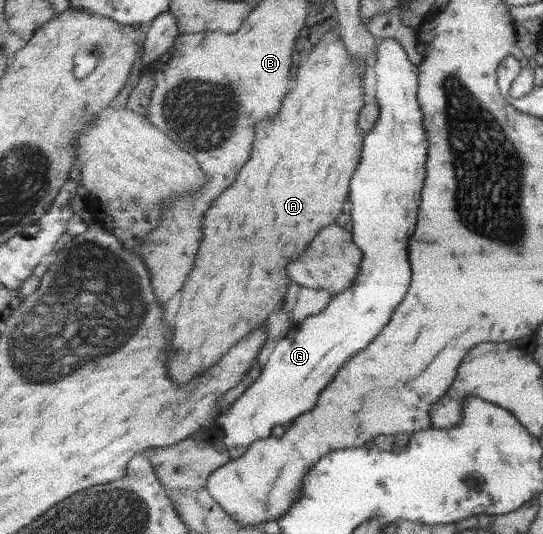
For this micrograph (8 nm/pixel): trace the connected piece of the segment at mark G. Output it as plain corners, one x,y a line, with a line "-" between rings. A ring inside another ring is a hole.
393,38
382,39
374,51
376,73
376,99
380,105
380,116
373,129
364,139
362,160
351,180
349,203
353,207
352,232
354,242
363,250
363,262
355,284
347,292
336,295
327,307
317,315
302,322
293,323
287,337
279,341
269,363
263,367
254,381
228,412
221,413
215,421
215,429
223,433
223,442
232,459
241,457
254,441
271,437
273,427
283,427
310,412
317,404
321,393
330,385
338,371
386,329
394,311
406,299
412,283
413,271
410,263
410,239
418,227
422,191
426,184
426,163
429,159
429,141
423,125
423,111
417,101
420,69
407,57
407,51

